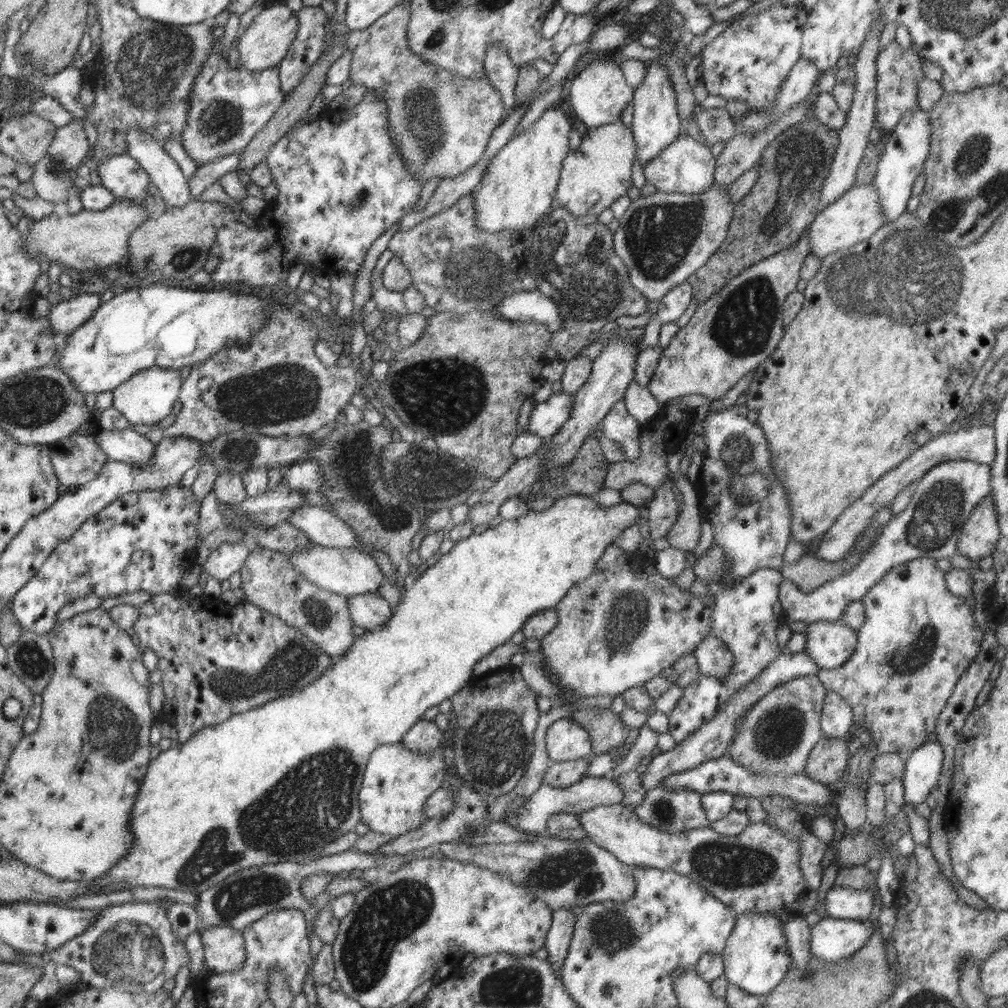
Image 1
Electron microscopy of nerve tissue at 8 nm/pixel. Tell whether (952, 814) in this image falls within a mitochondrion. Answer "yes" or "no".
no

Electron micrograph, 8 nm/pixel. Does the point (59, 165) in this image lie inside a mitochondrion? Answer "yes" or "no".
yes

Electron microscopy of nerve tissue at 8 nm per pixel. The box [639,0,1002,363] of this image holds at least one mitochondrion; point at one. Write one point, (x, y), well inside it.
(902, 279)

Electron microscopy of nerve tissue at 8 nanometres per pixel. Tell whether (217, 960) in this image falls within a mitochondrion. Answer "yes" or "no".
no

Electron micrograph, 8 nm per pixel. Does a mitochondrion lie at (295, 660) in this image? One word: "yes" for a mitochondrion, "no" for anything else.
yes

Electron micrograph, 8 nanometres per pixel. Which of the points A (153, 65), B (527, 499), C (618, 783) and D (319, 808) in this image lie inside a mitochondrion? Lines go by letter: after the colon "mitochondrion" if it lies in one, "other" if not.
A: mitochondrion
B: other
C: other
D: mitochondrion

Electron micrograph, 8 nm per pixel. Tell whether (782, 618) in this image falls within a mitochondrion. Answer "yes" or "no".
no

